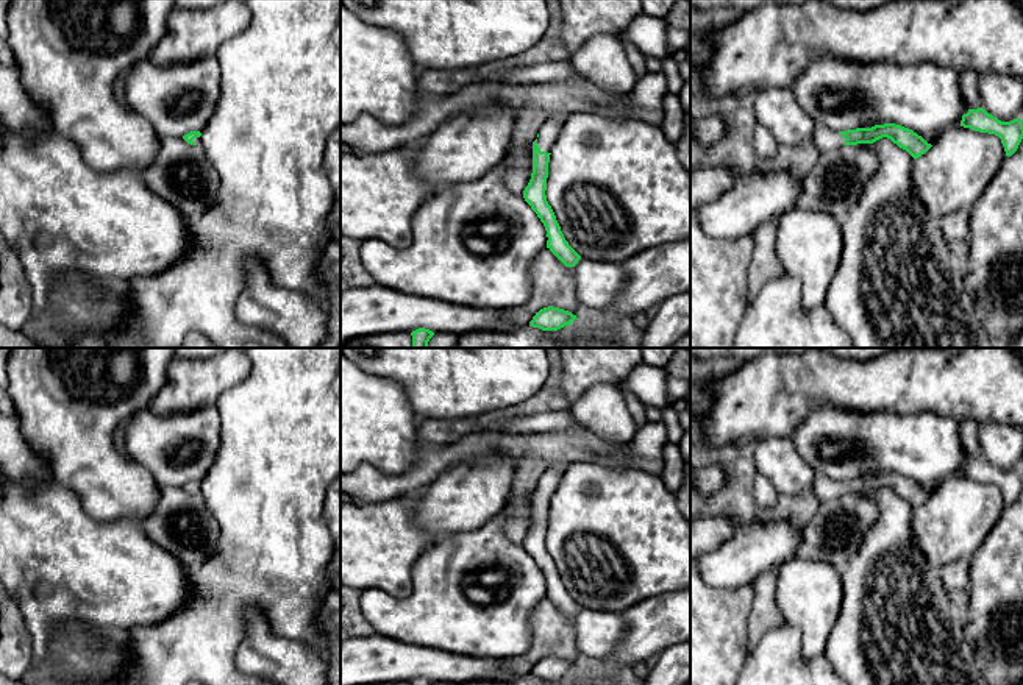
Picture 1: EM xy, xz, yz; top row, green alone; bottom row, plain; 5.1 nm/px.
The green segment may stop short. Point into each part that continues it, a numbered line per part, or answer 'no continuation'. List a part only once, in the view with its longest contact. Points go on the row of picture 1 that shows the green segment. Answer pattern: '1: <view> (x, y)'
1: xz (550, 128)

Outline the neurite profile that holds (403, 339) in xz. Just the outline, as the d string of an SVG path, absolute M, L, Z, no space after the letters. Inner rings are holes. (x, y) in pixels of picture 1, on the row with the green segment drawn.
M411 332L383 334L356 337L345 342L340 348L412 348Z

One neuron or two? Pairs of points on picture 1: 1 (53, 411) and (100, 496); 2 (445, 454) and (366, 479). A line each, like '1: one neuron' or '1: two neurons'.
1: one neuron
2: one neuron

